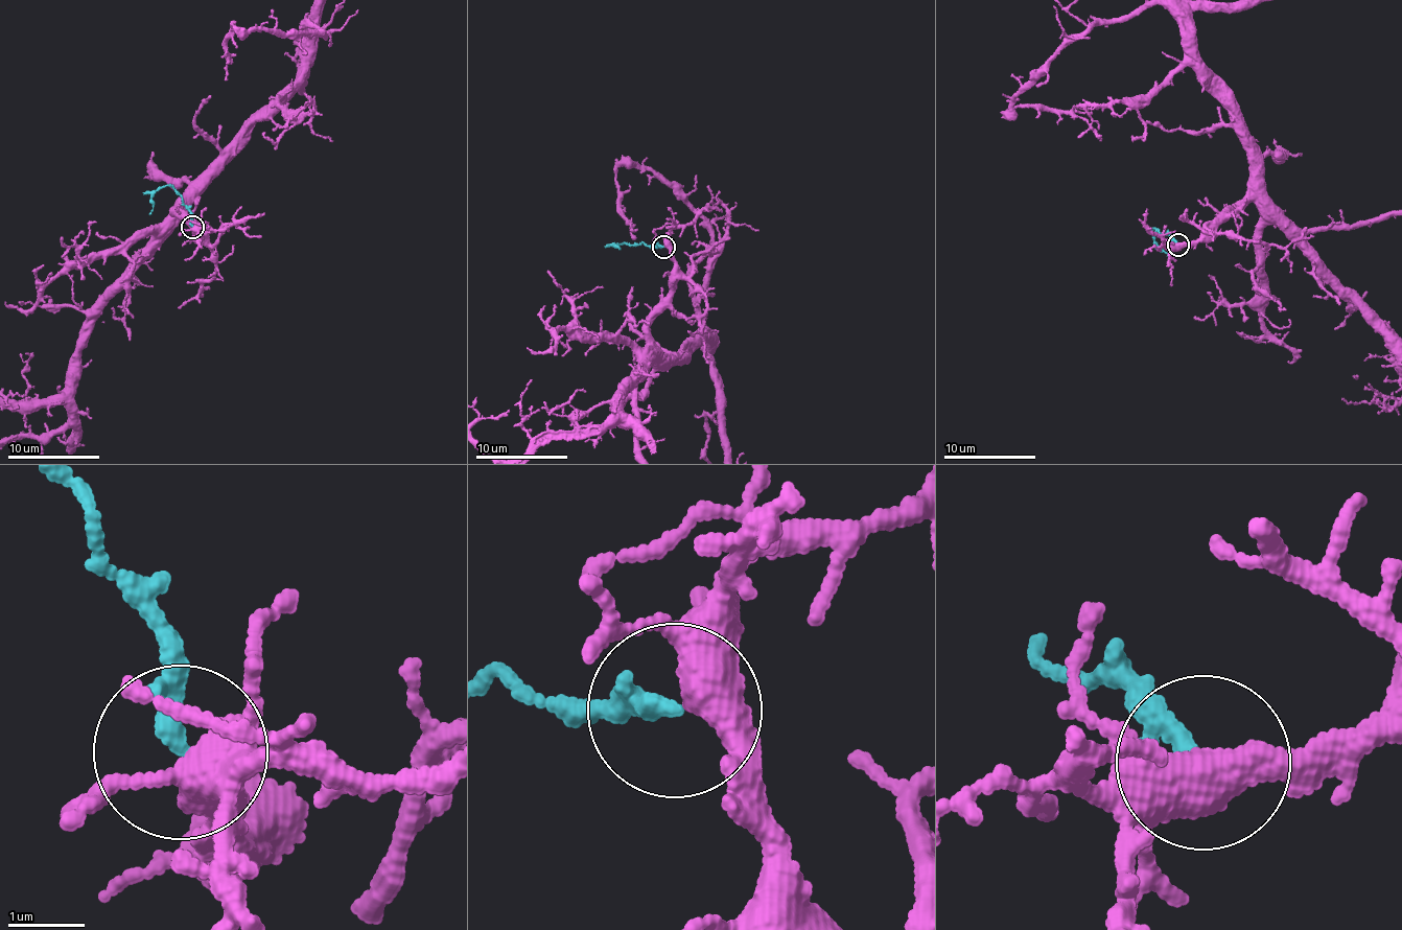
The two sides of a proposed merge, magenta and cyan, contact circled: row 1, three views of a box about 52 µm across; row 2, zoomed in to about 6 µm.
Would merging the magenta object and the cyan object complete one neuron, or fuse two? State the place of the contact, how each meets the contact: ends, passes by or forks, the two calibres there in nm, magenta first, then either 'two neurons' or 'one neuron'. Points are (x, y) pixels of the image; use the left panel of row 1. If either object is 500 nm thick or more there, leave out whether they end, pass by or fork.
at (192, 227); magenta forks there; cyan ends there; 400 nm thick on the magenta side, 240 nm on the other; one neuron

